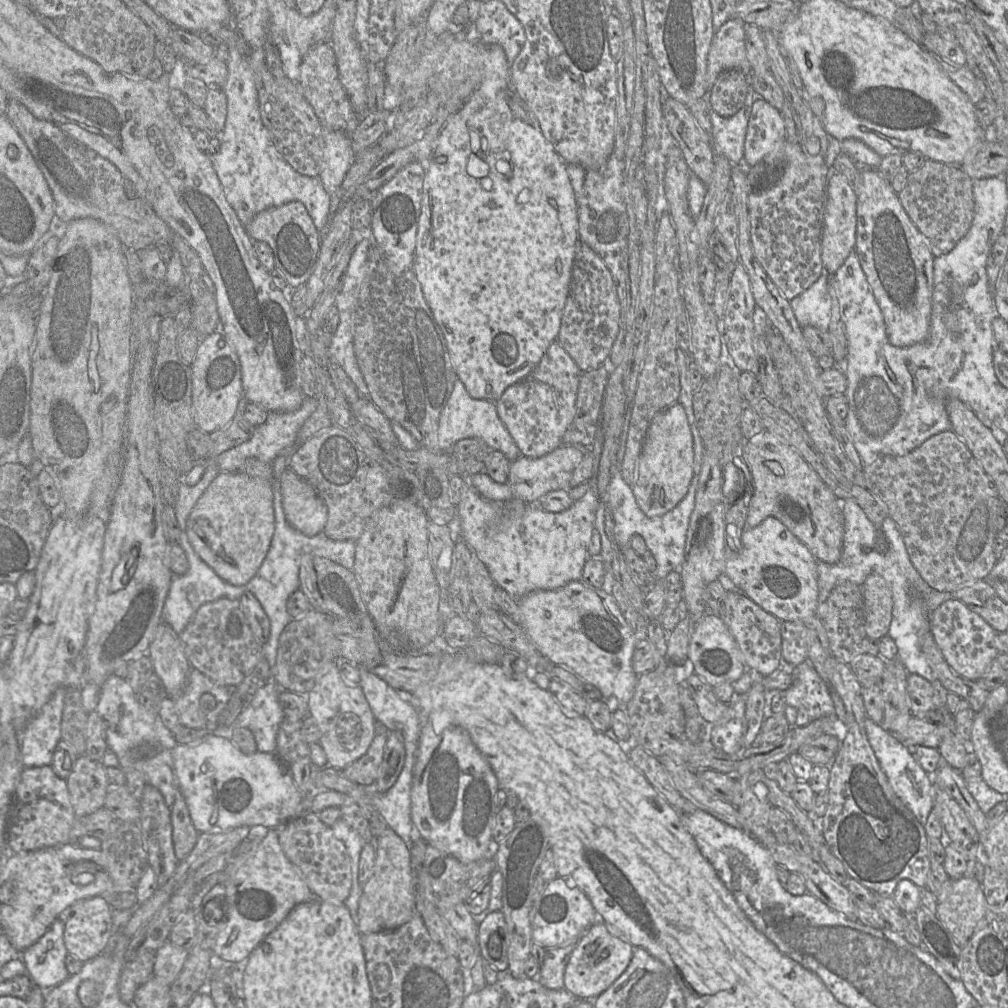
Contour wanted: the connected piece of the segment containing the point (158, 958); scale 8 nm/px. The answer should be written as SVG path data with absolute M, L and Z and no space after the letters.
M169 940L155 951L154 976L171 987L181 972L189 951Z

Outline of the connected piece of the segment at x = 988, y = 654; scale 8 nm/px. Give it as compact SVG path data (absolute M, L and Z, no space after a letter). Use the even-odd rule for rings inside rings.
M956 598L943 602L930 617L930 631L945 661L961 677L980 679L999 655L995 646L997 632L978 614Z

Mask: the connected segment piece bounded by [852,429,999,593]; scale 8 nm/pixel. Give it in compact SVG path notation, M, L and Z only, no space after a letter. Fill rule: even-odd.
M952 429L930 437L906 455L879 457L862 471L856 471L852 482L865 486L887 505L889 516L898 526L913 566L929 586L940 592L952 593L987 579L997 562L994 543L999 494L993 480Z

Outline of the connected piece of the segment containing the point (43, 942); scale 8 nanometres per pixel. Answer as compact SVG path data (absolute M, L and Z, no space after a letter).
M60 917L41 938L21 953L26 974L43 990L51 989L69 977L64 930L64 917Z

